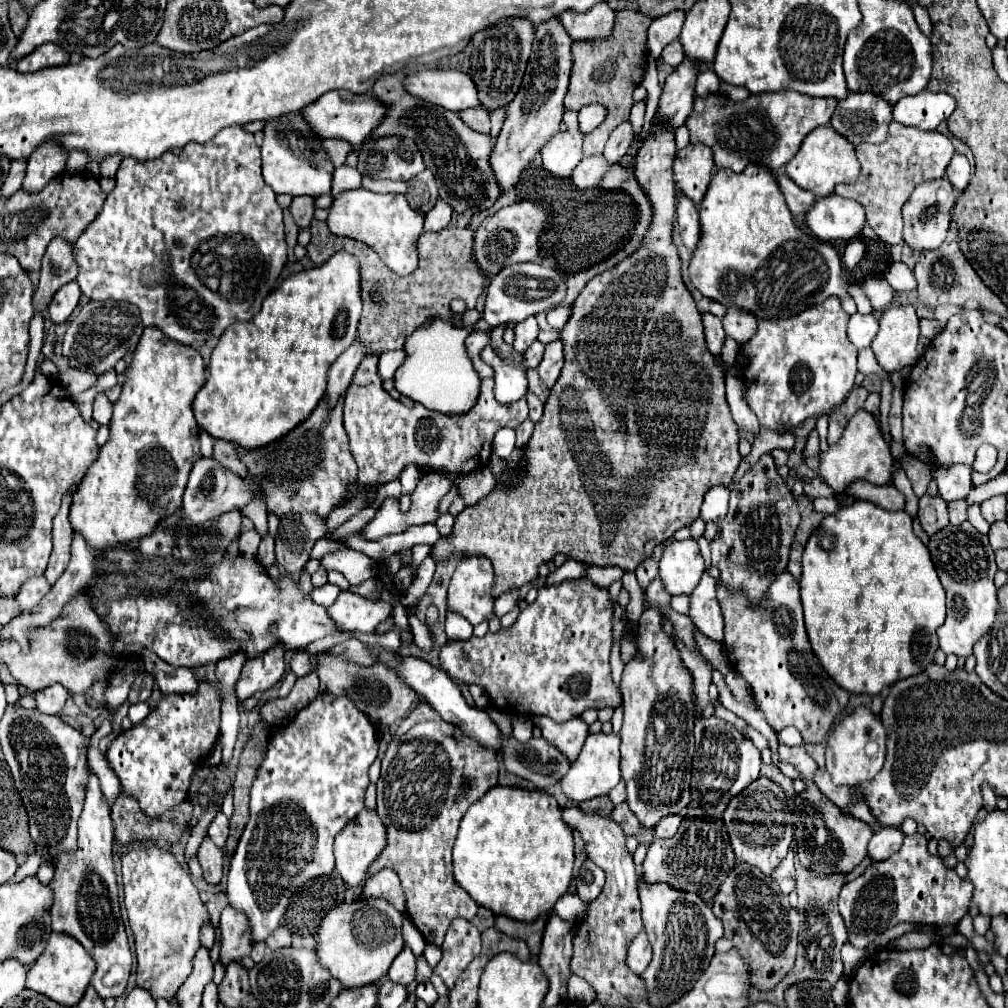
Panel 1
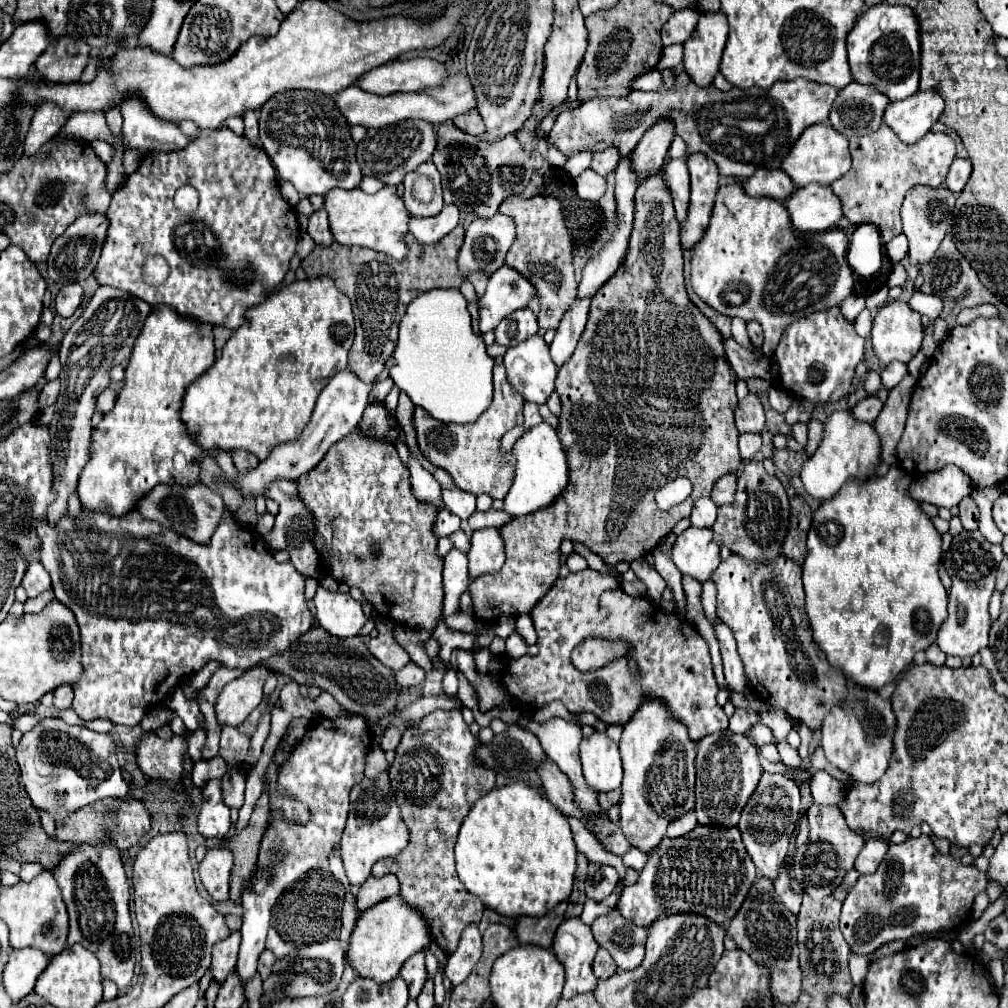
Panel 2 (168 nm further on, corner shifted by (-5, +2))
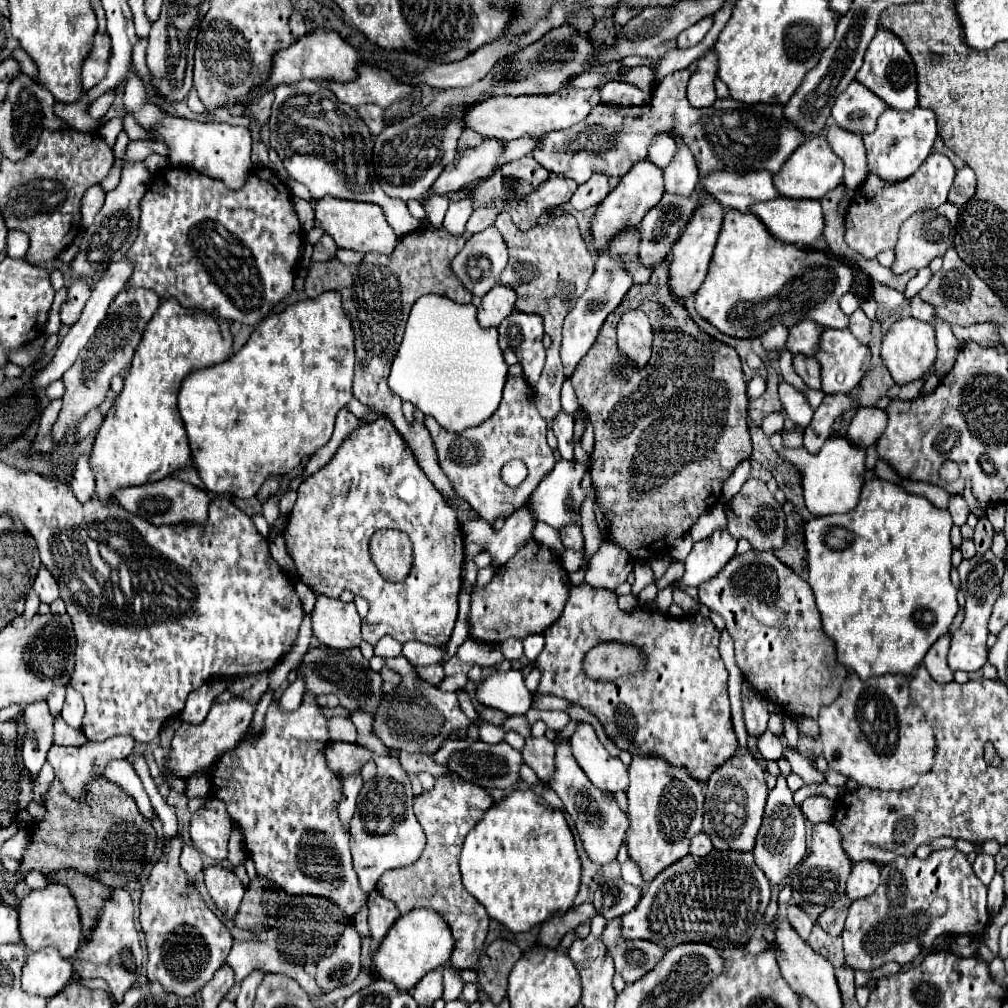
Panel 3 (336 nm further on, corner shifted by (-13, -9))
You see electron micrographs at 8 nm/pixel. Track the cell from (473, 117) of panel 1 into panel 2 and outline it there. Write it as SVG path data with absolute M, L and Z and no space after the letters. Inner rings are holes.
M467 112L467 114L463 114L463 116L457 116L457 118L453 120L453 124L455 124L459 130L467 132L467 134L473 134L473 136L481 136L481 134L483 134L483 120L481 120L479 112Z

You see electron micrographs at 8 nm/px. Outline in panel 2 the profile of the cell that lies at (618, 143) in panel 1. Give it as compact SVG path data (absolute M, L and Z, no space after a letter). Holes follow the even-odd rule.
M607 148L607 150L603 150L603 152L597 152L597 154L593 154L593 160L591 160L591 168L597 172L597 174L601 174L601 176L607 176L613 168L615 168L615 164L619 162L619 152L615 152L615 148Z

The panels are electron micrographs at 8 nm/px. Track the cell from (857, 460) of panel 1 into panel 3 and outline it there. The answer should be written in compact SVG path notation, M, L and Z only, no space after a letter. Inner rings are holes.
M829 437L817 455L807 453L805 449L781 449L781 457L791 461L803 479L803 497L807 509L815 515L833 515L855 509L859 501L859 491L863 487L865 475L865 449L847 443L845 437Z

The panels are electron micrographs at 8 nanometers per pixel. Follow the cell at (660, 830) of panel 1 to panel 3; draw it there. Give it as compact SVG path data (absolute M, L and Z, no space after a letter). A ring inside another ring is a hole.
M699 833L699 835L695 835L695 839L691 839L691 851L689 851L691 855L705 857L711 849L713 849L711 839L709 839L705 833Z

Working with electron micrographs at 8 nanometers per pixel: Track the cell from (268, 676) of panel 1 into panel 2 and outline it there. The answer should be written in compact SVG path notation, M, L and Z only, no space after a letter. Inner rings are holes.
M251 668L243 678L225 684L217 702L215 718L219 726L239 726L261 704L263 684L271 672L265 668Z

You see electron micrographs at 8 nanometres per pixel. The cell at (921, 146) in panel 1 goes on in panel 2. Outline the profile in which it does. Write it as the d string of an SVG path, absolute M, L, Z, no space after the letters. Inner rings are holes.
M881 124L871 134L849 138L849 150L853 166L843 178L833 182L831 188L841 200L843 216L855 226L865 222L877 226L883 242L889 242L891 238L901 234L899 208L907 190L917 184L931 188L941 186L951 162L955 160L955 144L947 134L927 132L923 140L907 146L889 128L885 128L885 124Z

